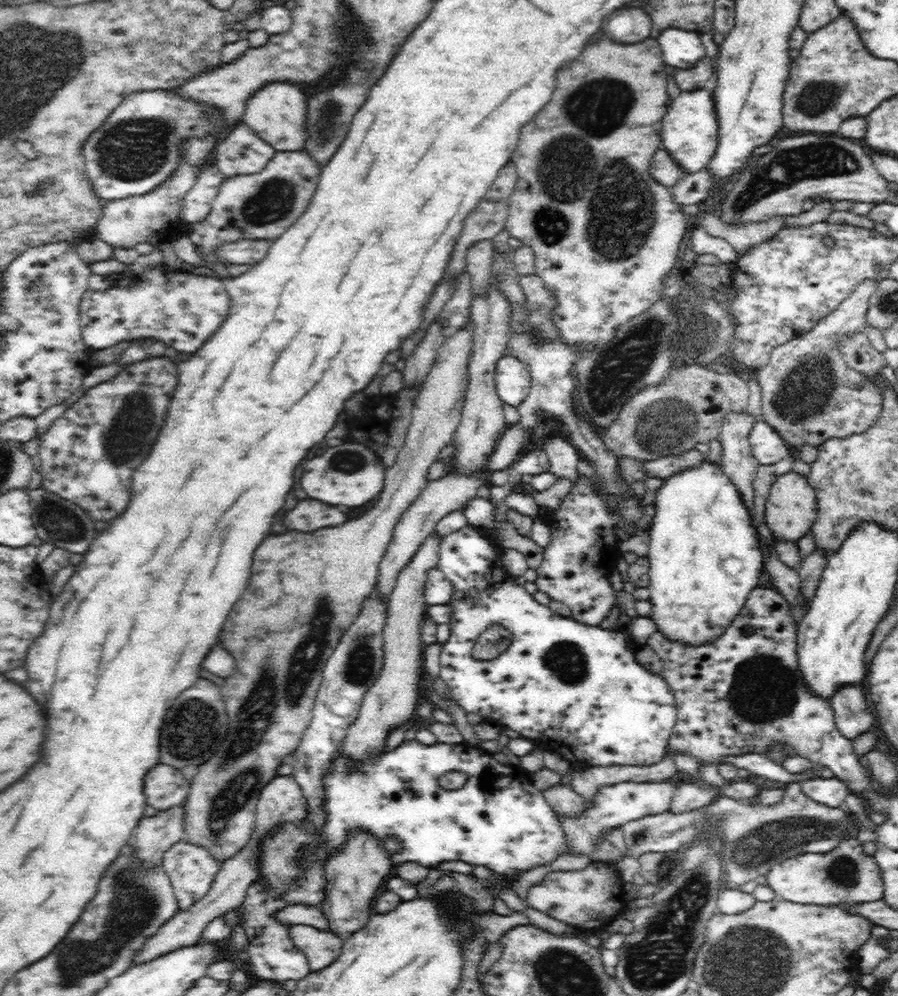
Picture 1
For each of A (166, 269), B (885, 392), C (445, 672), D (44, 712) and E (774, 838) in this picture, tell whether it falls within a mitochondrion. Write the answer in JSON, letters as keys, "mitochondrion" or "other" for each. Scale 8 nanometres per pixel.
{"A":"other","B":"other","C":"other","D":"other","E":"mitochondrion"}

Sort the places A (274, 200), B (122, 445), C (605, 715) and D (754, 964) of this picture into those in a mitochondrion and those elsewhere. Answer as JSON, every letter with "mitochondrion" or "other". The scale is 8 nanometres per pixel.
{"A":"mitochondrion","B":"mitochondrion","C":"other","D":"mitochondrion"}

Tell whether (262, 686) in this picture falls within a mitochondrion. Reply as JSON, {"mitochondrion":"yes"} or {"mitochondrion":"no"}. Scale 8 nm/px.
{"mitochondrion":"yes"}

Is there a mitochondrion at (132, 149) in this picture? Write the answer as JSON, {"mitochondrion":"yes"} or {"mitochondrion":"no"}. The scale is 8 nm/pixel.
{"mitochondrion":"yes"}

